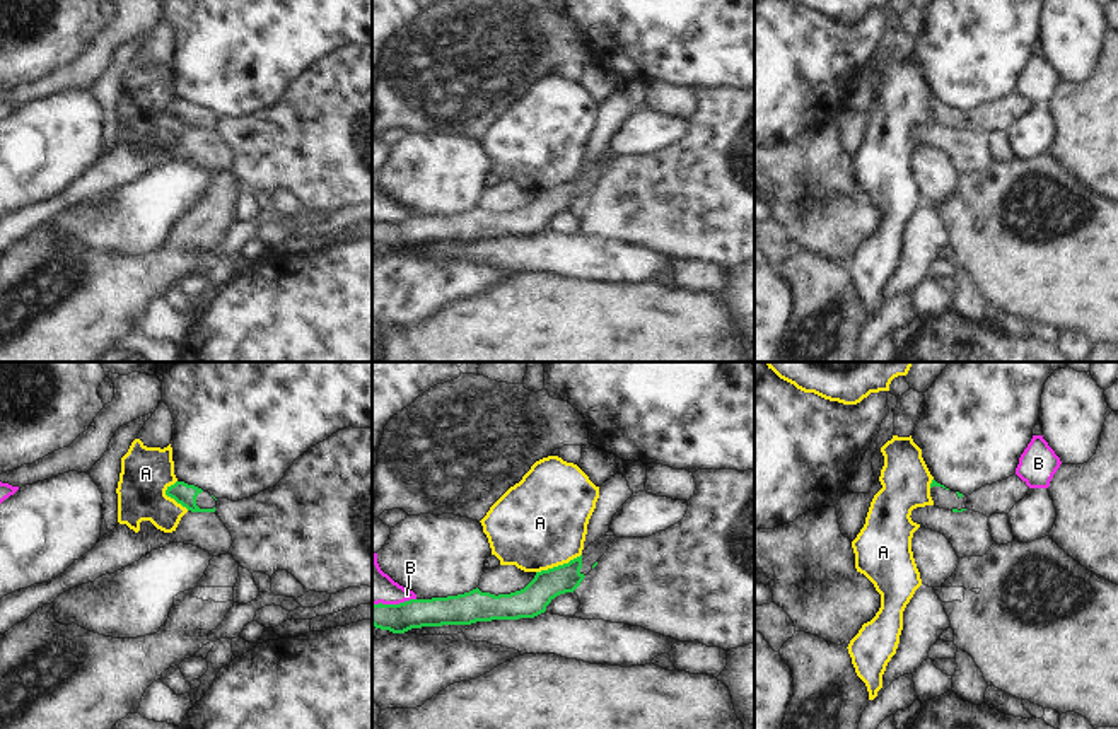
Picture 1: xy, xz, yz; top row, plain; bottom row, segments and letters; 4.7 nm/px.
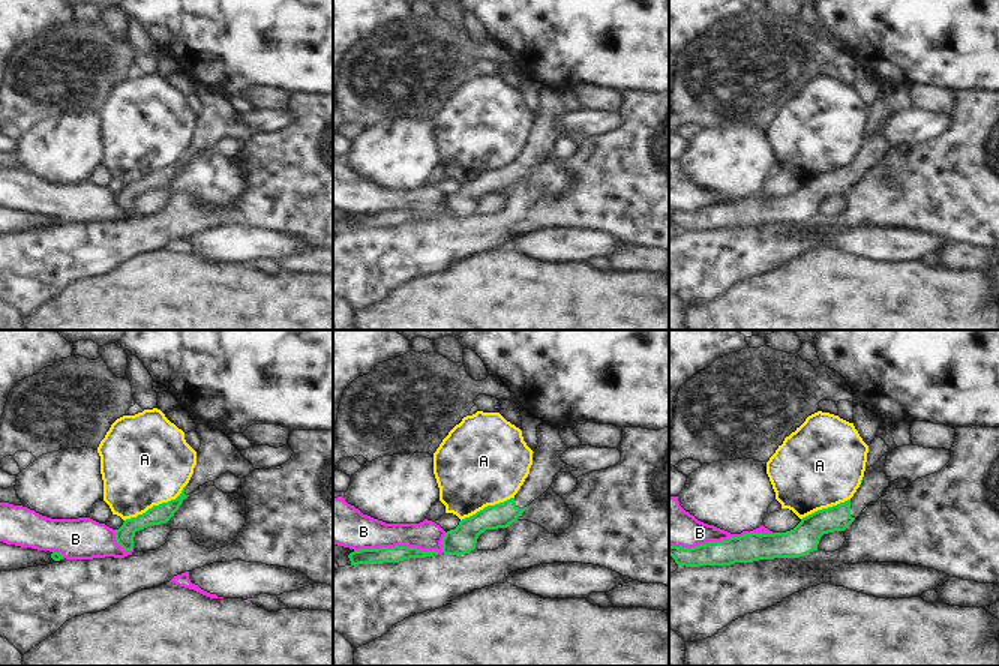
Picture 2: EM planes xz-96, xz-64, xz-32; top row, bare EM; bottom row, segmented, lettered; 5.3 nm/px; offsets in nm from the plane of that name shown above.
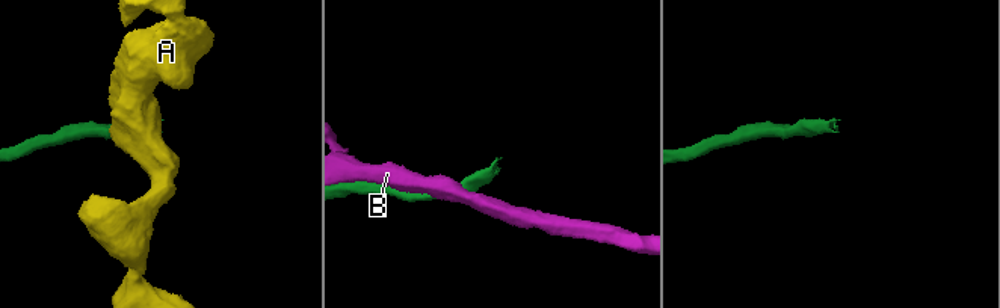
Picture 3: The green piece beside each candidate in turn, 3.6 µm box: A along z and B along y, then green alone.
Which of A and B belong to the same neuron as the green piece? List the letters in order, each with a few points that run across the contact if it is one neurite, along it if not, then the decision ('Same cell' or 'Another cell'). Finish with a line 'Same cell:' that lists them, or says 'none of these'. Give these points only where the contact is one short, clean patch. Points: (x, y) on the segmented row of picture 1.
A: Line: xz (581, 554), (536, 572). Another cell
B: Another cell
Same cell: none of these.

